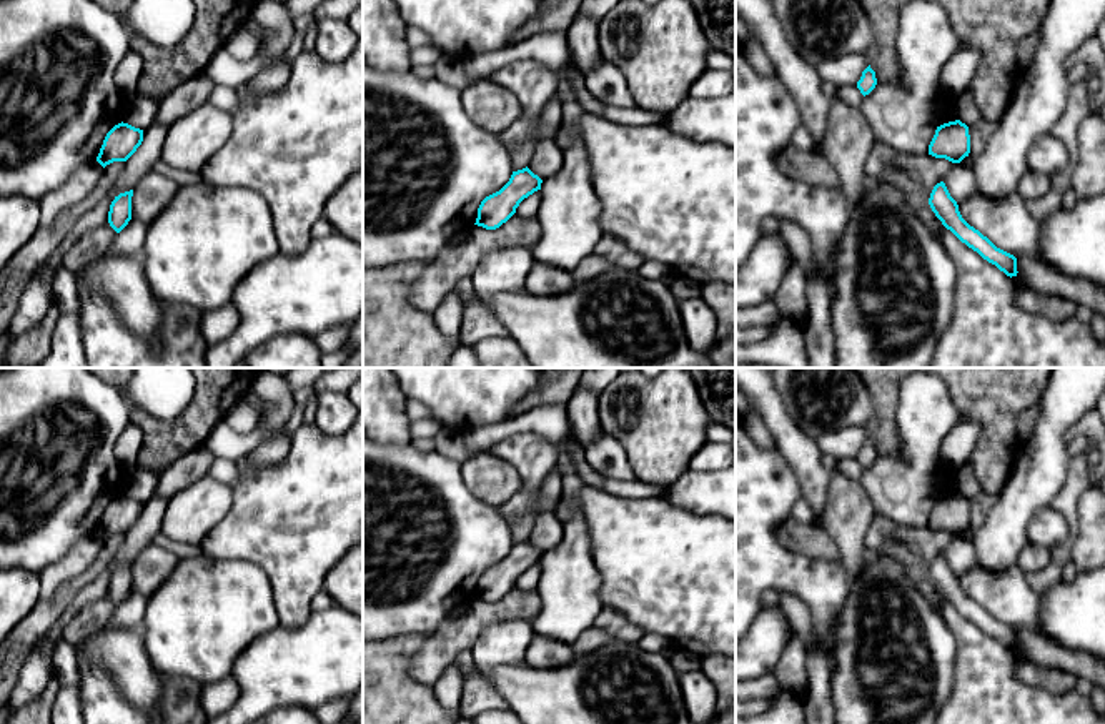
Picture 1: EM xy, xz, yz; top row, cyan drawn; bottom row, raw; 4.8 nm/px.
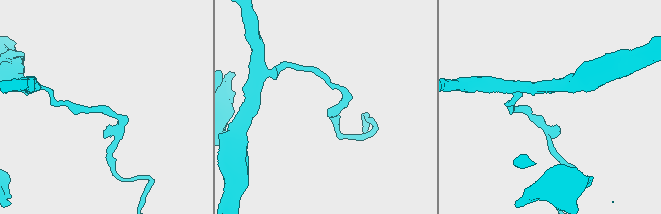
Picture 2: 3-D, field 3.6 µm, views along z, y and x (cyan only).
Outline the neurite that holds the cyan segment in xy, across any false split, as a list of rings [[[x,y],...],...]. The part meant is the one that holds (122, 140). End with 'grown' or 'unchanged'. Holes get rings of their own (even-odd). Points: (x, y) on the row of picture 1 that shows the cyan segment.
[[[121,121],[107,133],[97,161],[103,168],[113,161],[126,161],[141,141],[143,130]]] | unchanged

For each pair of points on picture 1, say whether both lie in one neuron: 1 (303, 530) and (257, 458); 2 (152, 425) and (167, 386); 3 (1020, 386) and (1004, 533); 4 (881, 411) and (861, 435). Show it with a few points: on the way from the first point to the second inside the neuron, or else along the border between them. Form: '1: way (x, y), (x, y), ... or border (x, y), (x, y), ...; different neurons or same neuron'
1: border (292, 441), (292, 446), (278, 461), (250, 468); different neurons
2: border (190, 400), (175, 418), (135, 410), (130, 421); different neurons
3: border (1014, 463), (995, 495); different neurons
4: border (864, 428), (869, 436); different neurons

